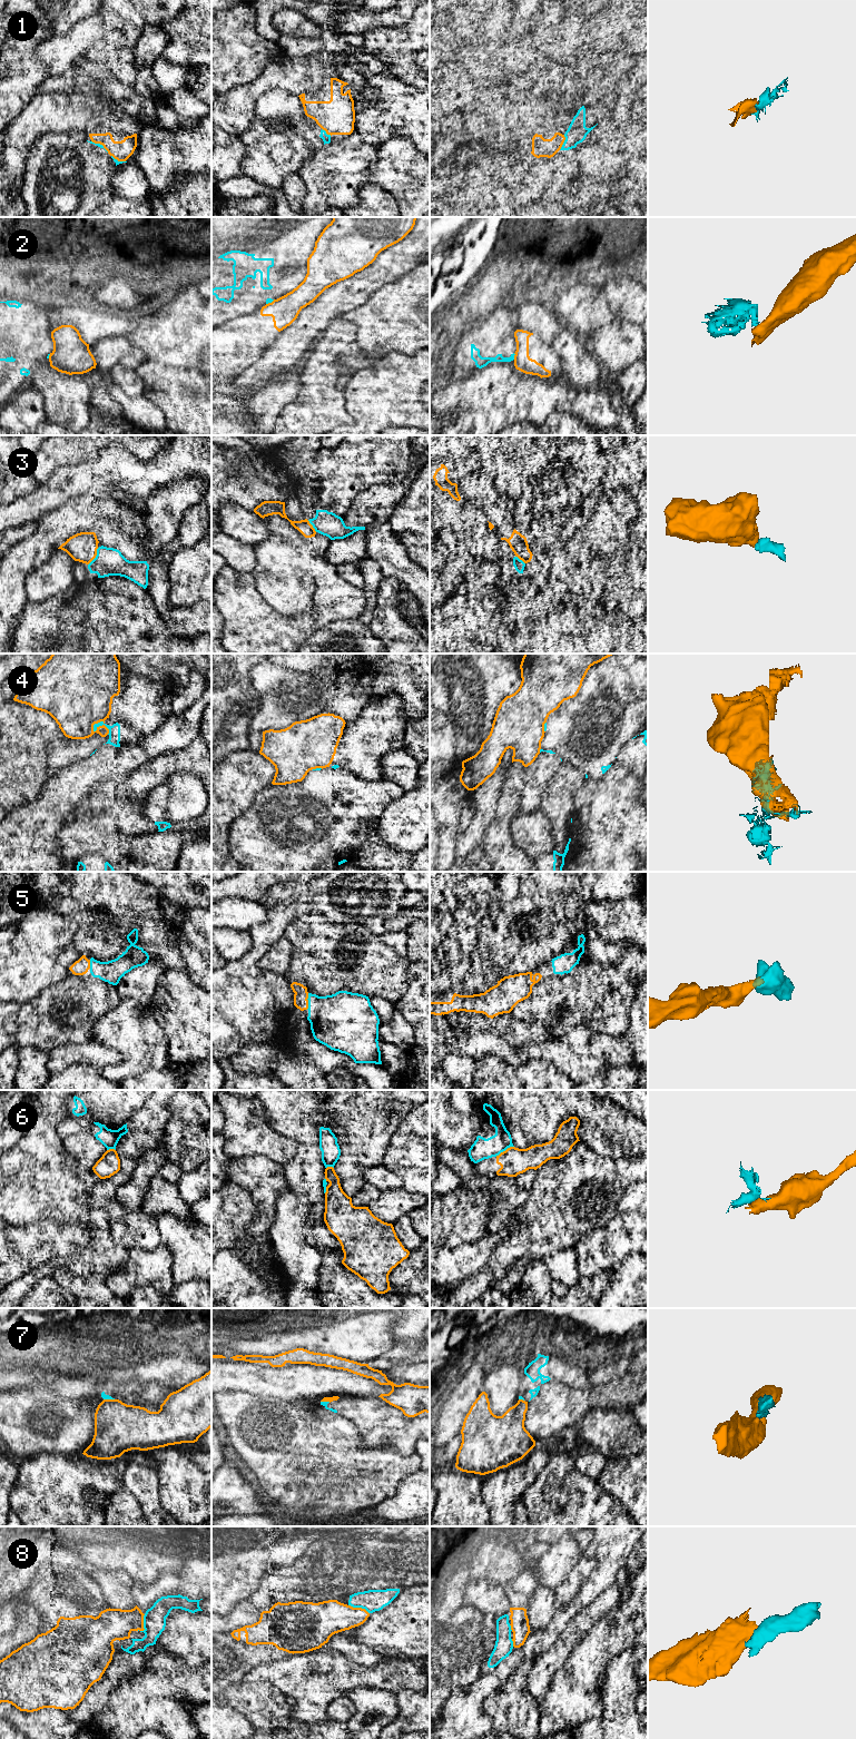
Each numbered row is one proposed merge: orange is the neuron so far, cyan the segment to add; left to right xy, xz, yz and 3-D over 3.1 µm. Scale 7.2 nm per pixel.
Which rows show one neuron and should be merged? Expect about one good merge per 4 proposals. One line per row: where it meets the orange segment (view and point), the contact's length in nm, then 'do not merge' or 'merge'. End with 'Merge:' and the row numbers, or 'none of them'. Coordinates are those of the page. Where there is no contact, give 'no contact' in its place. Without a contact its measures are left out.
1: contact yz (563, 141); length 120 nm; merge
2: contact yz (514, 356); length 50 nm; do not merge
3: contact xy (95, 557); length 150 nm; merge
4: contact xy (104, 723); length 140 nm; do not merge
5: contact xz (307, 1001); length 120 nm; merge
6: contact yz (505, 1150); length 150 nm; do not merge
7: contact xy (109, 1399); length 80 nm; do not merge
8: contact xy (143, 1625); length 130 nm; do not merge
Merge: 1, 3, 5

